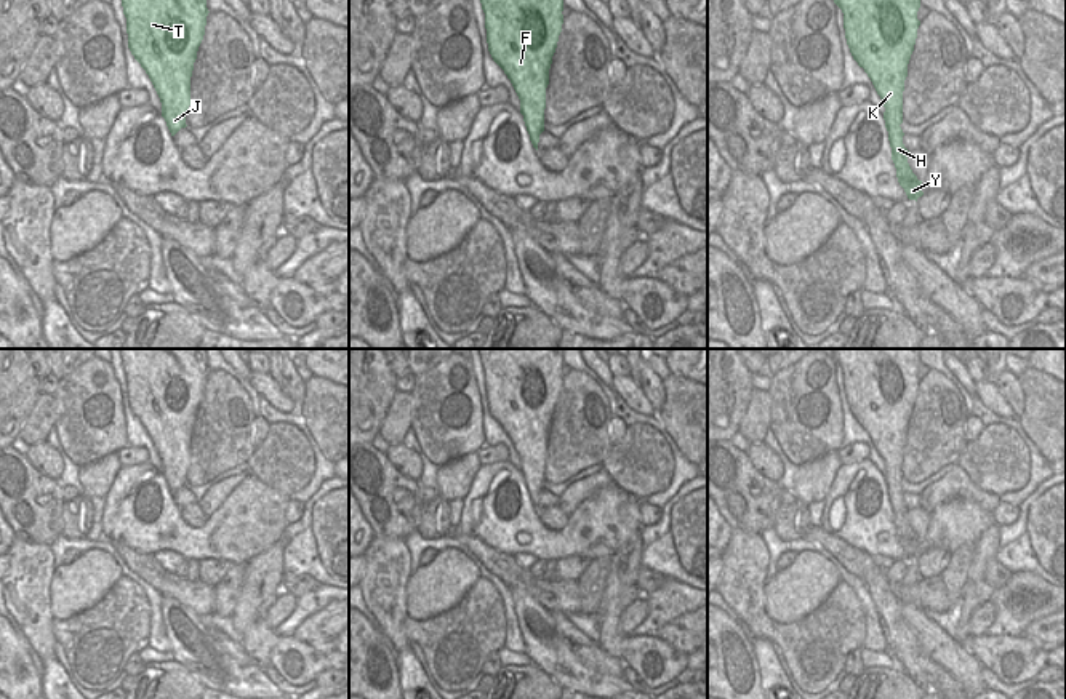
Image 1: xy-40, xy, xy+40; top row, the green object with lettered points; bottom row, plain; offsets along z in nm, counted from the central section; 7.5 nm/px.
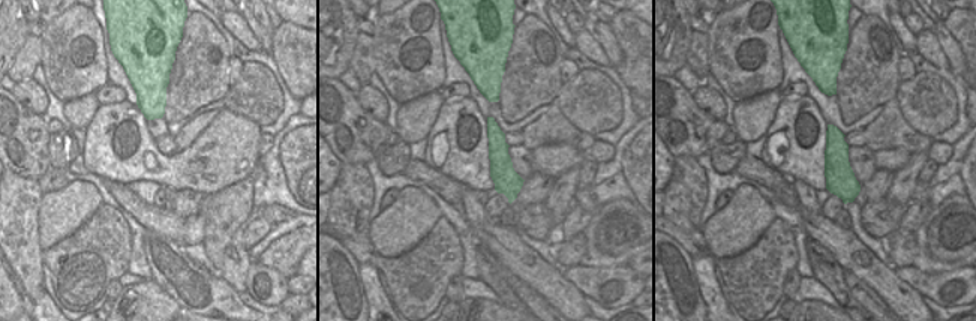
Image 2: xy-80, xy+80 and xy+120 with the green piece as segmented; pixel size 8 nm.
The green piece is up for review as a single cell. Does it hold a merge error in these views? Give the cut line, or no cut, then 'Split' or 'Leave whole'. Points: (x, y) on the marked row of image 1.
Split along xy+40 (898, 123), (889, 136). Split

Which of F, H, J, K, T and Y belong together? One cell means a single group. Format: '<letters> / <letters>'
F J K T / H Y

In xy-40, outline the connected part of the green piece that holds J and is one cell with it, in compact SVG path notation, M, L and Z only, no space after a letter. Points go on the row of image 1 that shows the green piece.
M122 0L128 48L149 75L174 136L186 128L190 77L205 35L206 0Z

